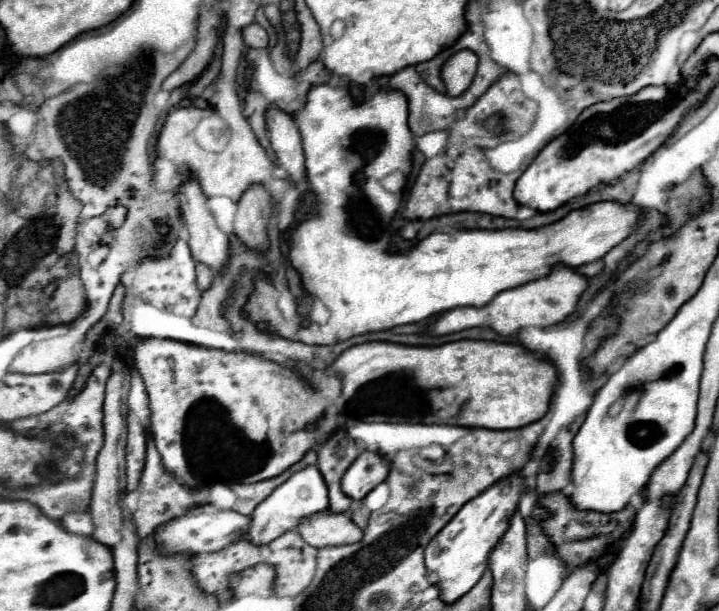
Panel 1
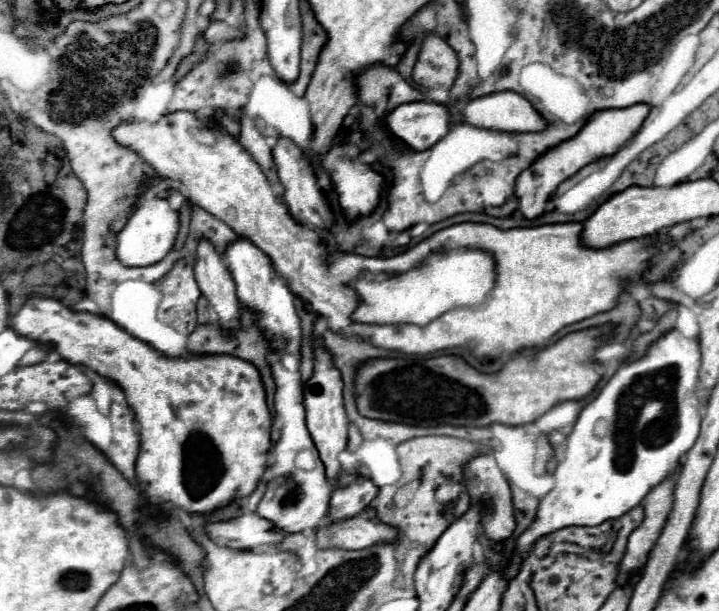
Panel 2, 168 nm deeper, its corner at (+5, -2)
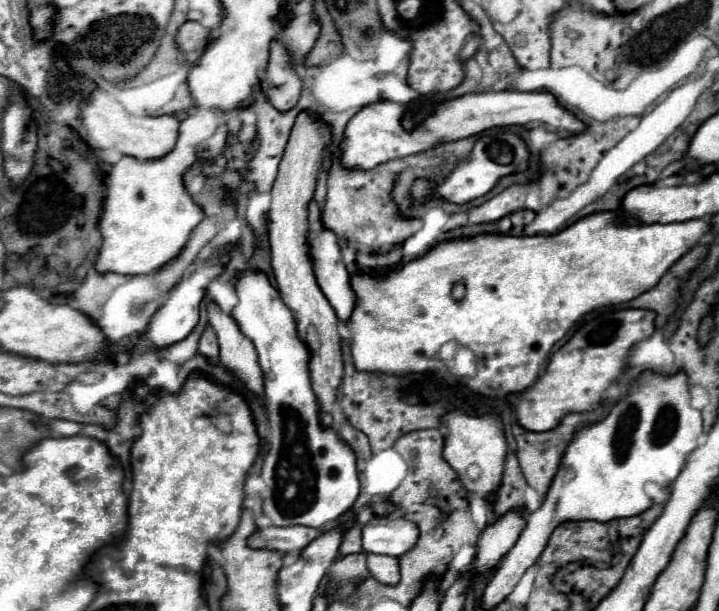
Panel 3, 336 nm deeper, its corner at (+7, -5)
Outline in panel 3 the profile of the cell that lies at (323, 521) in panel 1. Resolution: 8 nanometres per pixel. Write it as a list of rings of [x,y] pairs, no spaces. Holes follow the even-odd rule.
[[[376,518],[362,526],[362,550],[400,556],[418,540],[418,528],[406,518]]]

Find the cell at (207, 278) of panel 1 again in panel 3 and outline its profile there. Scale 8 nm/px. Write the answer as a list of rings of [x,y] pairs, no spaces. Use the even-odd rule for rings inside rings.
[[[212,326],[204,328],[198,342],[198,352],[208,356],[212,362],[218,362],[218,342],[216,342],[216,332],[212,330]]]

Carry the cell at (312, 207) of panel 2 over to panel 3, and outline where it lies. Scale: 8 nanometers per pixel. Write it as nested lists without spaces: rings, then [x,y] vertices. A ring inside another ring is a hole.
[[[310,230],[308,232],[308,254],[312,258],[312,268],[316,282],[332,308],[336,310],[336,316],[346,322],[354,308],[354,292],[350,288],[350,276],[340,256],[338,238],[332,230]]]

